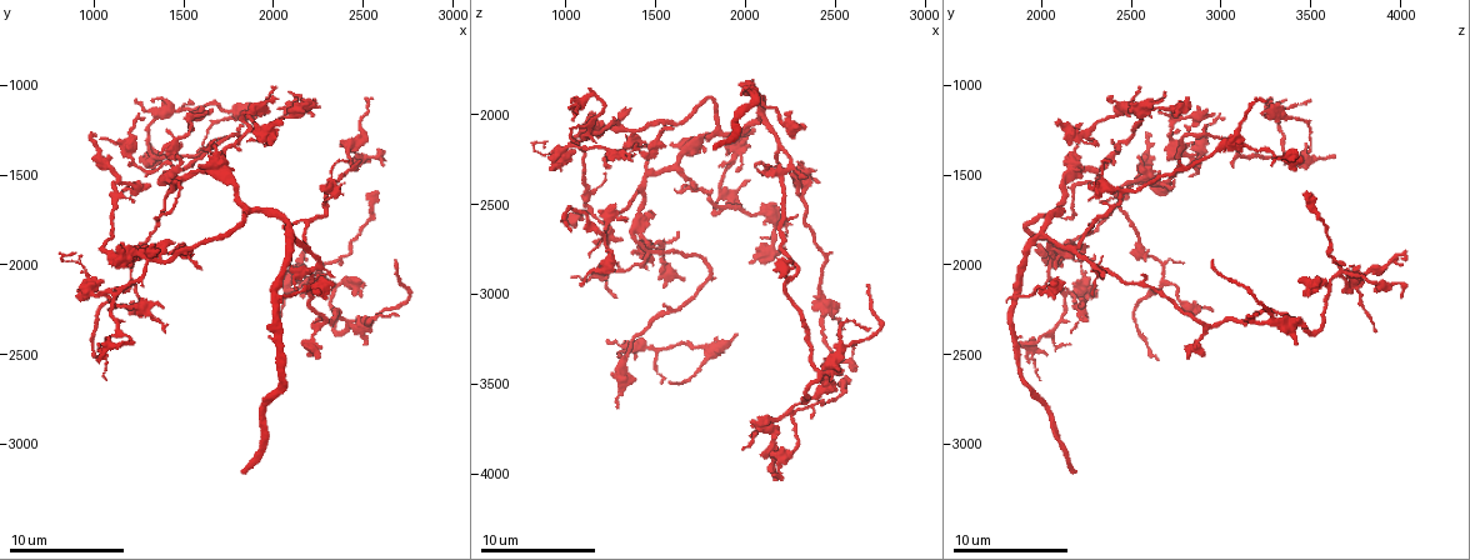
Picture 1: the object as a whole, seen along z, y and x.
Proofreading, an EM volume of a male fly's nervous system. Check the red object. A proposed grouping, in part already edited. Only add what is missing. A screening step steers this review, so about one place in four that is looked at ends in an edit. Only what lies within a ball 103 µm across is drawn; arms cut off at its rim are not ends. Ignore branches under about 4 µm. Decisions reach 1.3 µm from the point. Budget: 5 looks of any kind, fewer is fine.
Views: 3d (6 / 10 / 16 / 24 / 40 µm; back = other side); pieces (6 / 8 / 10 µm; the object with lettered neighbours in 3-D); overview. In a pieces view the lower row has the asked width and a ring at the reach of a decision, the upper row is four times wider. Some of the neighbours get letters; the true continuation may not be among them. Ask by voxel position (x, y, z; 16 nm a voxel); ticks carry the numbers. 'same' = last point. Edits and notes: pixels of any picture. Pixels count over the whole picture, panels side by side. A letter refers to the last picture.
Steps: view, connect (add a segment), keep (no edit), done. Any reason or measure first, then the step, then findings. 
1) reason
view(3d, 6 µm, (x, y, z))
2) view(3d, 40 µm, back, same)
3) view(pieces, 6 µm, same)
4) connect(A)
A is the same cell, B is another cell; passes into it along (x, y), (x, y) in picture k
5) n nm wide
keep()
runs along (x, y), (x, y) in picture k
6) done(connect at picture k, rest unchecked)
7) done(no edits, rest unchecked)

thin end
view(pieces, 8 µm, (2000, 2360, 3840))

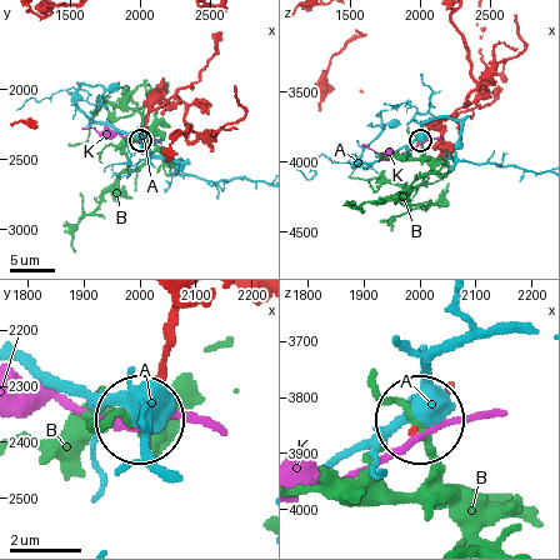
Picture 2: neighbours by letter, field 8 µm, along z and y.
keep()
A, B and K are other cells; no lettered segment goes on from it

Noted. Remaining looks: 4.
view(pieces, 10 µm, (1420, 1940, 2240))

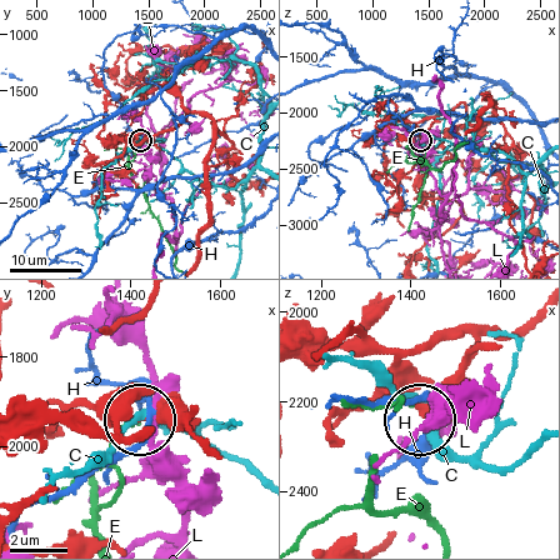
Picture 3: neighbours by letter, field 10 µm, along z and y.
keep()
C, E, H and L are other cells; runs along (198, 408), (140, 418) in picture 3; none of them fits

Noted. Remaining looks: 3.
end of a long branch
view(pieces, 6 µm, (1820, 3140, 2180))

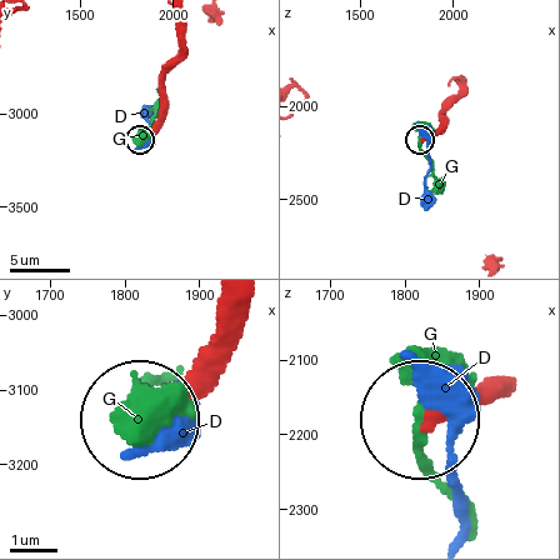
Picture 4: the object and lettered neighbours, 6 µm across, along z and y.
keep()
D and G are other cells; runs along (484, 379), (420, 419) in picture 4; none of them fits

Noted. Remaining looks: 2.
done(no edits, rest unchecked)

